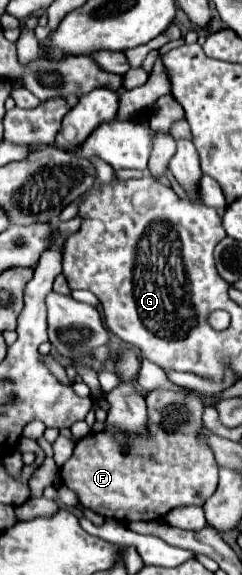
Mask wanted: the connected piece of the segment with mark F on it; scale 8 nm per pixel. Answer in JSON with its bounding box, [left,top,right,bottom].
[60,389,218,521]

